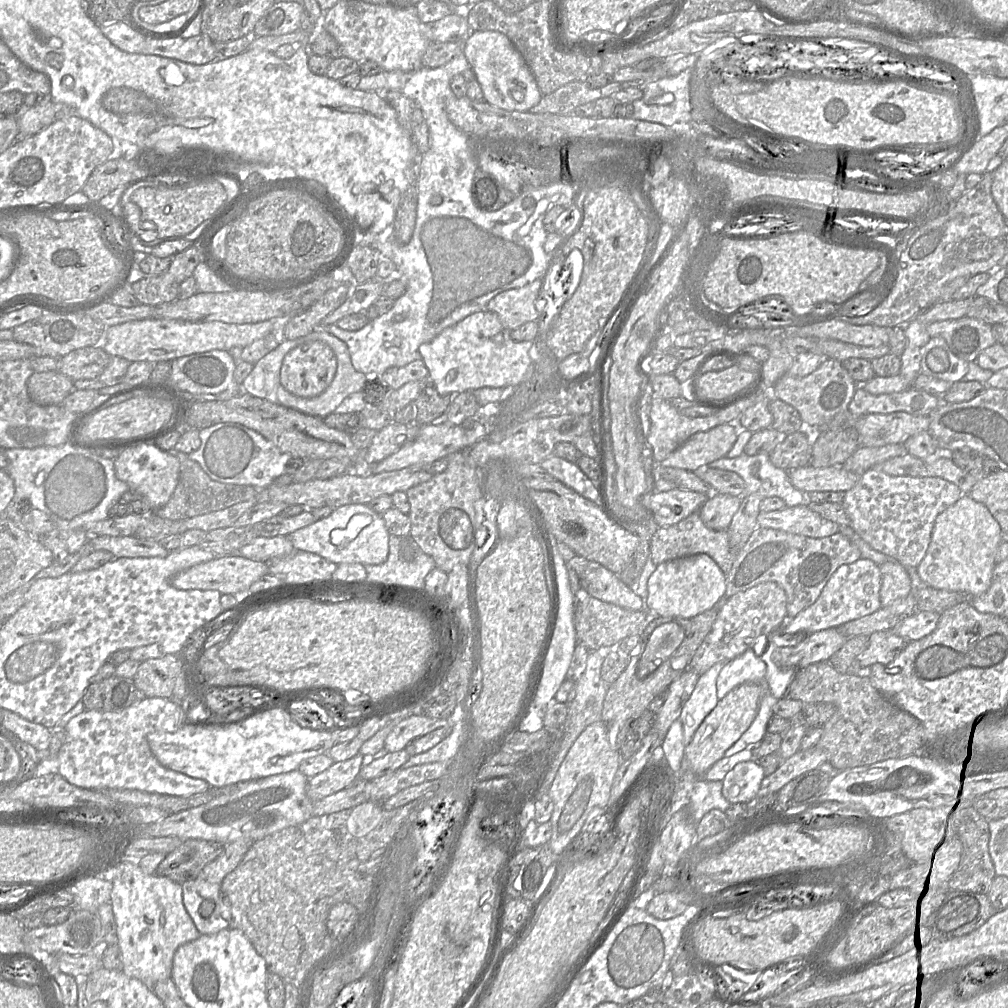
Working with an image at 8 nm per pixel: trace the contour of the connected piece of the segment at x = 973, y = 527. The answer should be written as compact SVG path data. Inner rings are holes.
M968 494L941 512L935 519L931 540L917 573L925 585L977 597L992 584L996 552L1003 532L989 510Z

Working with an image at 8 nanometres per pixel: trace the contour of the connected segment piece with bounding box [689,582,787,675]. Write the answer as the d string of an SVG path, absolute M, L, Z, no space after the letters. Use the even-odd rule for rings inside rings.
M764 582L728 598L715 619L711 631L694 653L689 669L698 675L716 663L726 663L753 648L761 655L768 647L767 638L779 630L787 619L787 596L784 589L774 582Z

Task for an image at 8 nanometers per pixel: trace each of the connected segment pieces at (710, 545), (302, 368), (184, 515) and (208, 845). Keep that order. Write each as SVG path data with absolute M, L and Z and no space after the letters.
M699 512L689 515L672 526L659 528L651 538L650 557L656 565L702 553L708 554L727 576L735 561L735 553L730 546L728 532L707 527L701 520Z
M320 340L305 341L285 355L280 382L295 396L313 398L330 386L336 371L337 358L329 345Z
M178 451L173 452L180 463L179 480L168 503L164 507L154 510L161 518L169 520L188 519L226 509L256 496L258 489L248 485L214 481L203 471L198 463L189 459L187 454Z
M188 839L168 853L155 874L183 884L196 879L203 868L223 852L223 844L203 839Z

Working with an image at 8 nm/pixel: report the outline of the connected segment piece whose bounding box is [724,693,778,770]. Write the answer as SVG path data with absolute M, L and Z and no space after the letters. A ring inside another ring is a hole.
M769 695L762 698L758 713L751 723L749 728L742 734L742 736L726 750L724 757L730 757L744 749L746 751L742 752L741 756L735 758L730 763L730 770L732 770L738 763L745 762L754 759L753 748L756 747L766 735L767 727L774 716L773 706L778 702L778 700L773 699Z

